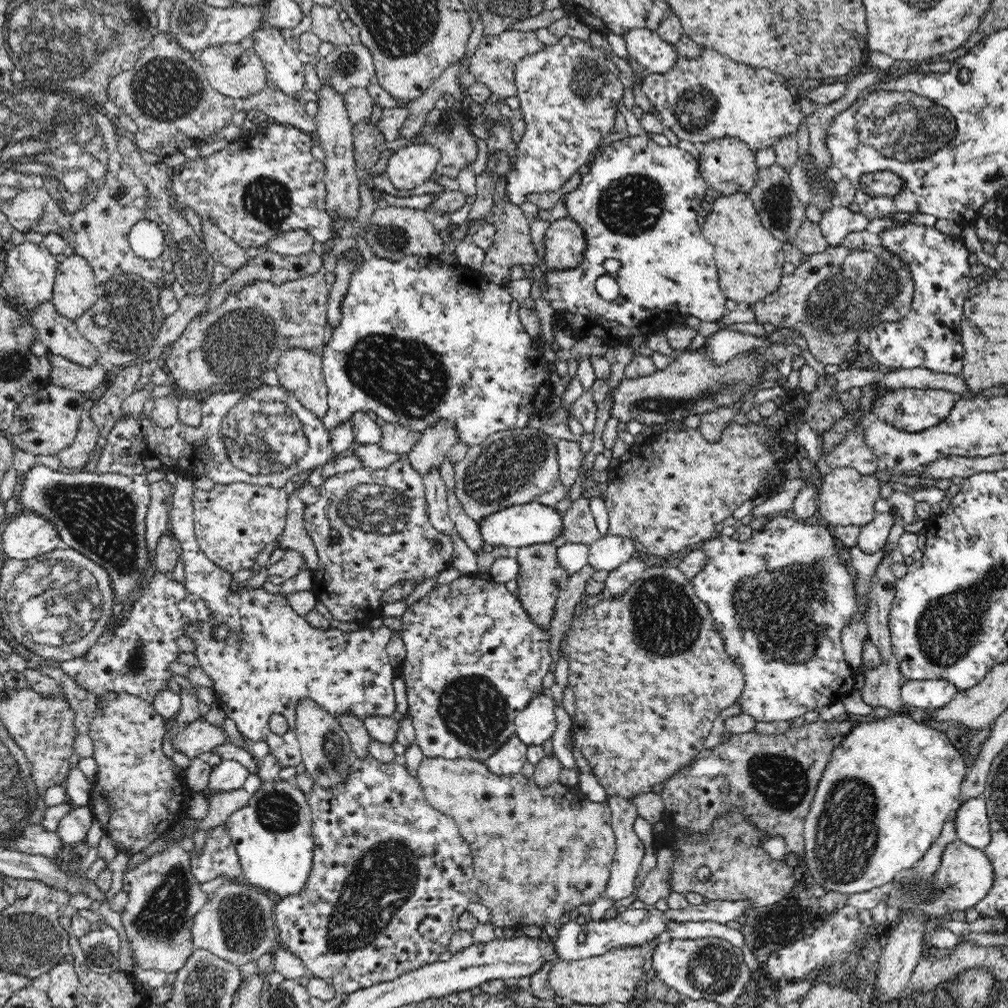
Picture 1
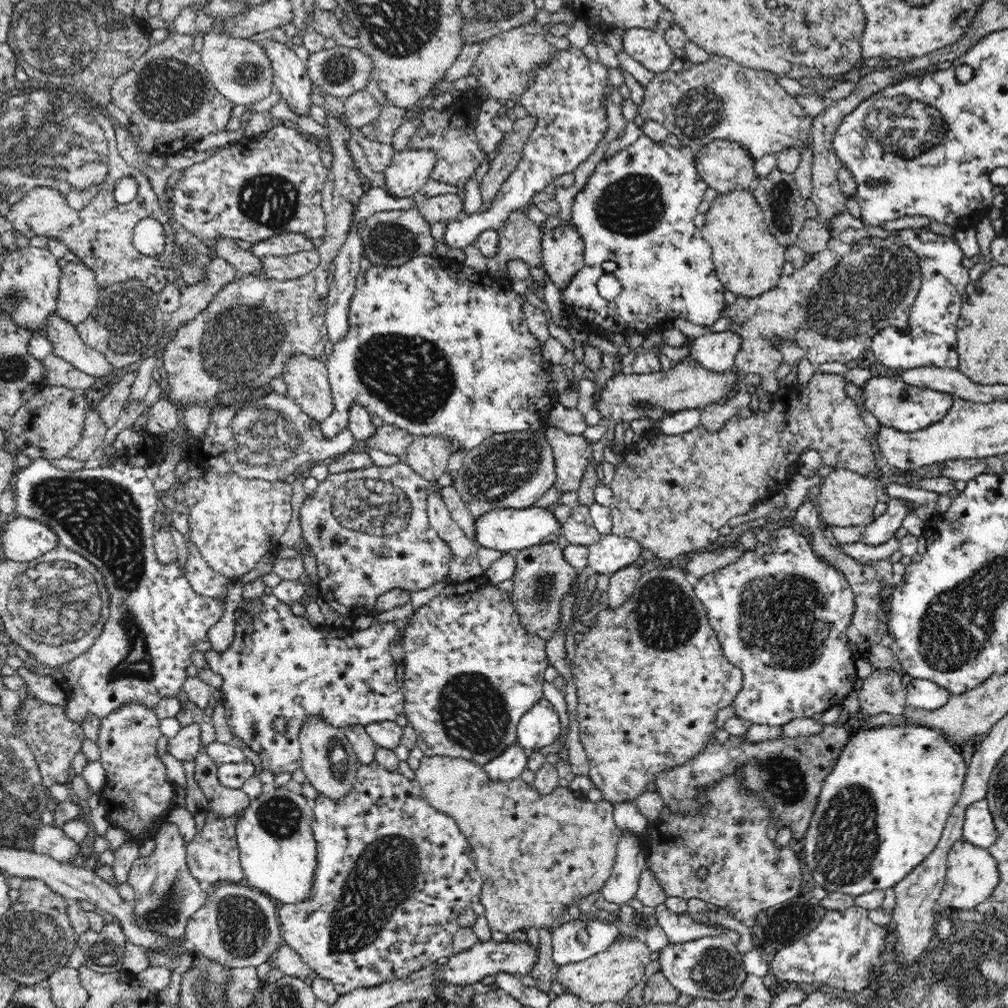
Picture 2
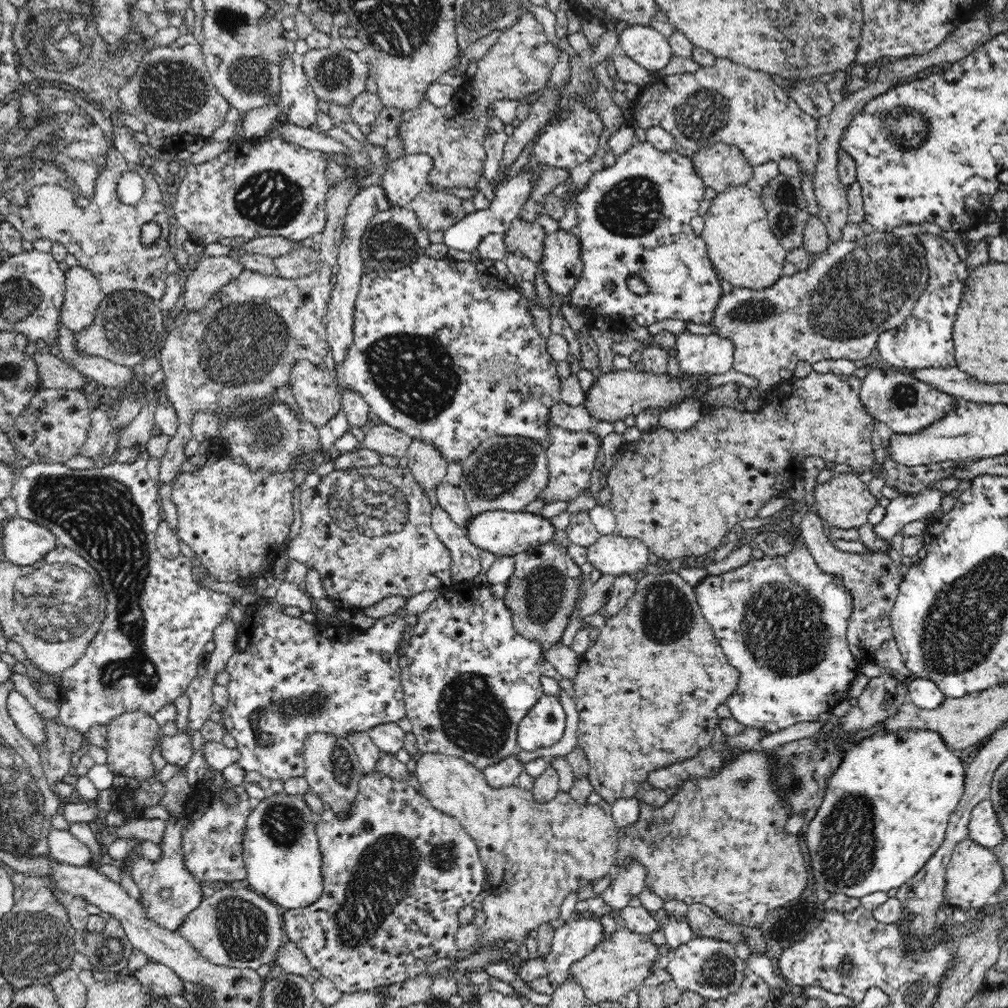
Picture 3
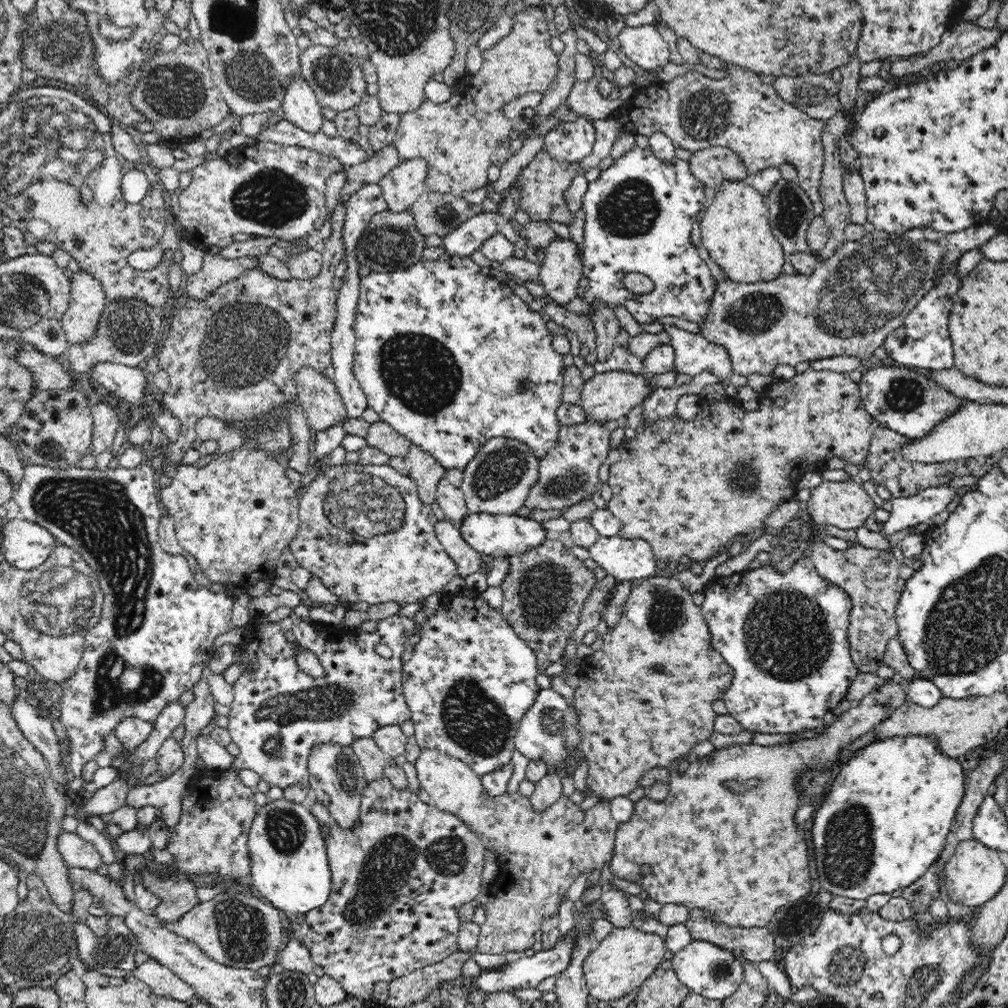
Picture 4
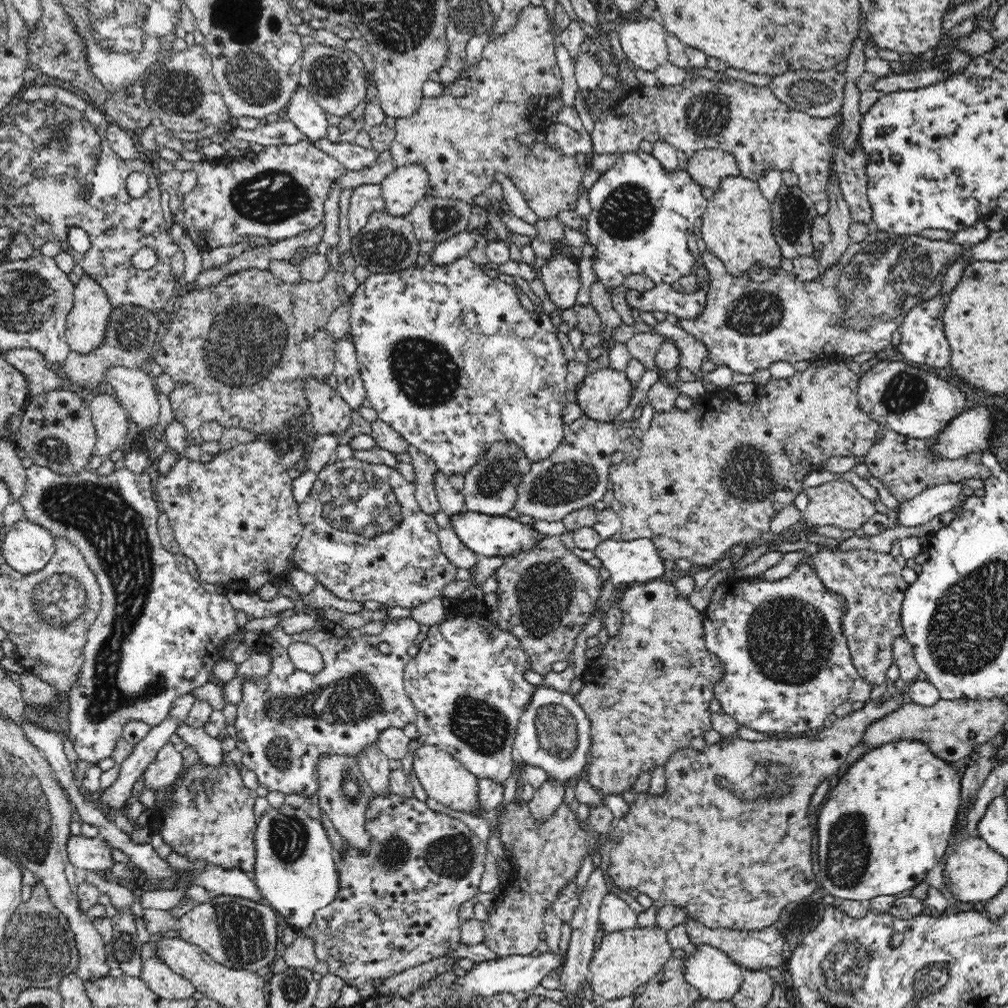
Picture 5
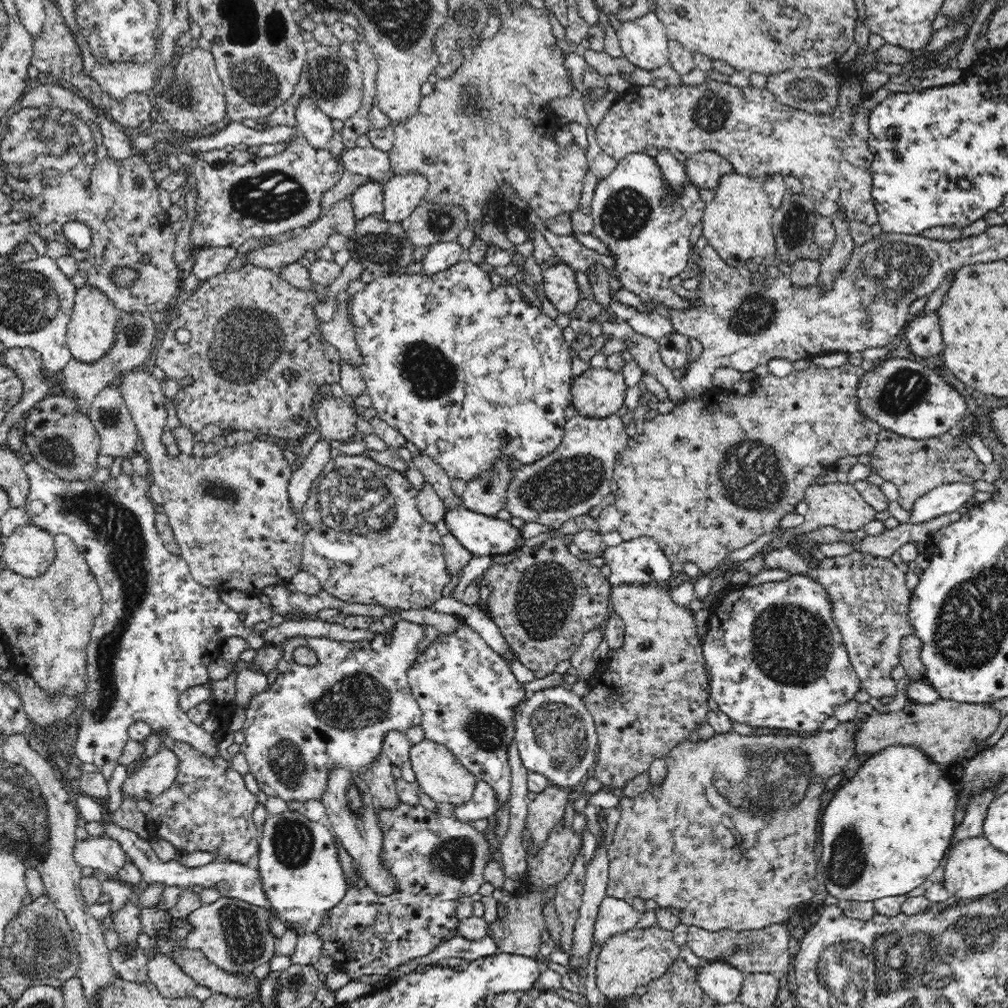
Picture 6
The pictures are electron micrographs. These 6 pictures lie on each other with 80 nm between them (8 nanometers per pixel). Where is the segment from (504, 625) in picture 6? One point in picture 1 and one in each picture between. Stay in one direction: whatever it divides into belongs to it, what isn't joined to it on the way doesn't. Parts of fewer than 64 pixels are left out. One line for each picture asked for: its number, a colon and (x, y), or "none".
1: (540, 576)
2: (543, 577)
3: (542, 592)
4: (544, 589)
5: (545, 595)

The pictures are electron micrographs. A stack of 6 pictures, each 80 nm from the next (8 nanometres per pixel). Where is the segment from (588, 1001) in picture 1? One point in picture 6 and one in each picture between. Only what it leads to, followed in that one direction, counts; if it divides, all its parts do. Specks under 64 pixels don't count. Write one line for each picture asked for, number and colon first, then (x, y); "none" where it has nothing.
2: (607, 976)
3: (619, 964)
4: (618, 965)
5: (628, 959)
6: (632, 959)

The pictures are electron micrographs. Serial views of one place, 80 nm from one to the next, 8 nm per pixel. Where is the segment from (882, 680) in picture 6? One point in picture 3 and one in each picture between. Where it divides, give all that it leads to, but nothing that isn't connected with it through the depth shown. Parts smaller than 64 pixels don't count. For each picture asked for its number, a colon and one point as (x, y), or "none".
3: (872, 578)
4: (871, 577)
5: (871, 586)

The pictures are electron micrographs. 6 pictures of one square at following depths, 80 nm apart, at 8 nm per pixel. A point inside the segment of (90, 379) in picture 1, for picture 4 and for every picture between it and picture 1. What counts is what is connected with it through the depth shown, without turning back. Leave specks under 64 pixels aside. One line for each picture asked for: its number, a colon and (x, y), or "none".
2: (57, 372)
3: (53, 374)
4: (47, 373)

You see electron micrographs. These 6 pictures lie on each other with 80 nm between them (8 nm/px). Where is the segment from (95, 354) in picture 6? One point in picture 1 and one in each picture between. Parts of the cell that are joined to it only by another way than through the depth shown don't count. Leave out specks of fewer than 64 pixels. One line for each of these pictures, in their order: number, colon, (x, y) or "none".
1: (74, 292)
2: (78, 291)
3: (83, 295)
4: (88, 300)
5: (87, 322)

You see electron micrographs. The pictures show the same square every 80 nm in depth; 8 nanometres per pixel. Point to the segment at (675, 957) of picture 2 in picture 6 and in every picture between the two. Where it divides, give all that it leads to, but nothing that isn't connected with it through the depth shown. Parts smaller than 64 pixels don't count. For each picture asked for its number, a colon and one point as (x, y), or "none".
3: (709, 967)
4: (708, 970)
5: (712, 973)
6: (722, 982)

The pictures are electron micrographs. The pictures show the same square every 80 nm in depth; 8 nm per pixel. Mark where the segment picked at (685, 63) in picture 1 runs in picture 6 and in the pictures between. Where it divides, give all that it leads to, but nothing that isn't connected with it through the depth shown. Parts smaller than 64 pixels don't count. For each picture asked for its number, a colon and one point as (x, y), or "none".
2: (719, 99)
3: (729, 103)
4: (739, 112)
5: (763, 133)
6: (829, 154)

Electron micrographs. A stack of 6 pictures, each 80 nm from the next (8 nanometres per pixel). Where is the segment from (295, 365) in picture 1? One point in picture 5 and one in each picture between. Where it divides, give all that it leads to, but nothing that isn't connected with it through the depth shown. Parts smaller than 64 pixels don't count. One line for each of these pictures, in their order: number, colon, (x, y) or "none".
2: (307, 380)
3: (316, 392)
4: (323, 407)
5: (331, 416)

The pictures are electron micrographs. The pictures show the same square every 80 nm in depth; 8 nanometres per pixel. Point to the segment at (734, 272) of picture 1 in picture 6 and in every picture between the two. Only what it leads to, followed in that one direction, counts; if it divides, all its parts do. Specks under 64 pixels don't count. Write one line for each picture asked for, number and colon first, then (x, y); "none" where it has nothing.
2: (748, 259)
3: (740, 243)
4: (735, 229)
5: (736, 226)
6: (737, 223)

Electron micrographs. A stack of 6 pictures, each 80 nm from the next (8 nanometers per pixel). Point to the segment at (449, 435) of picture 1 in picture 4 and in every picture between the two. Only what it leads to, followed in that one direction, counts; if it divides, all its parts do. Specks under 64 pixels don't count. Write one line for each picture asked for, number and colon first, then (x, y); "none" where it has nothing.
2: (428, 457)
3: (427, 465)
4: (423, 468)

